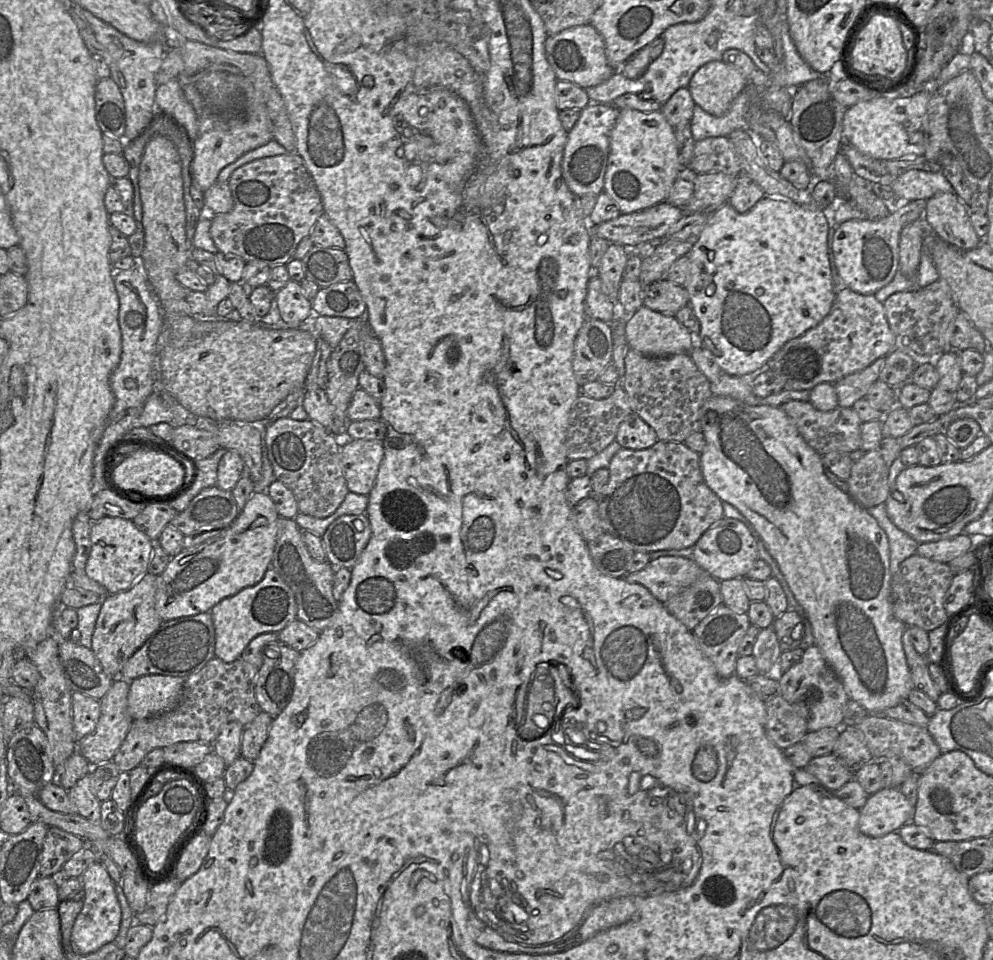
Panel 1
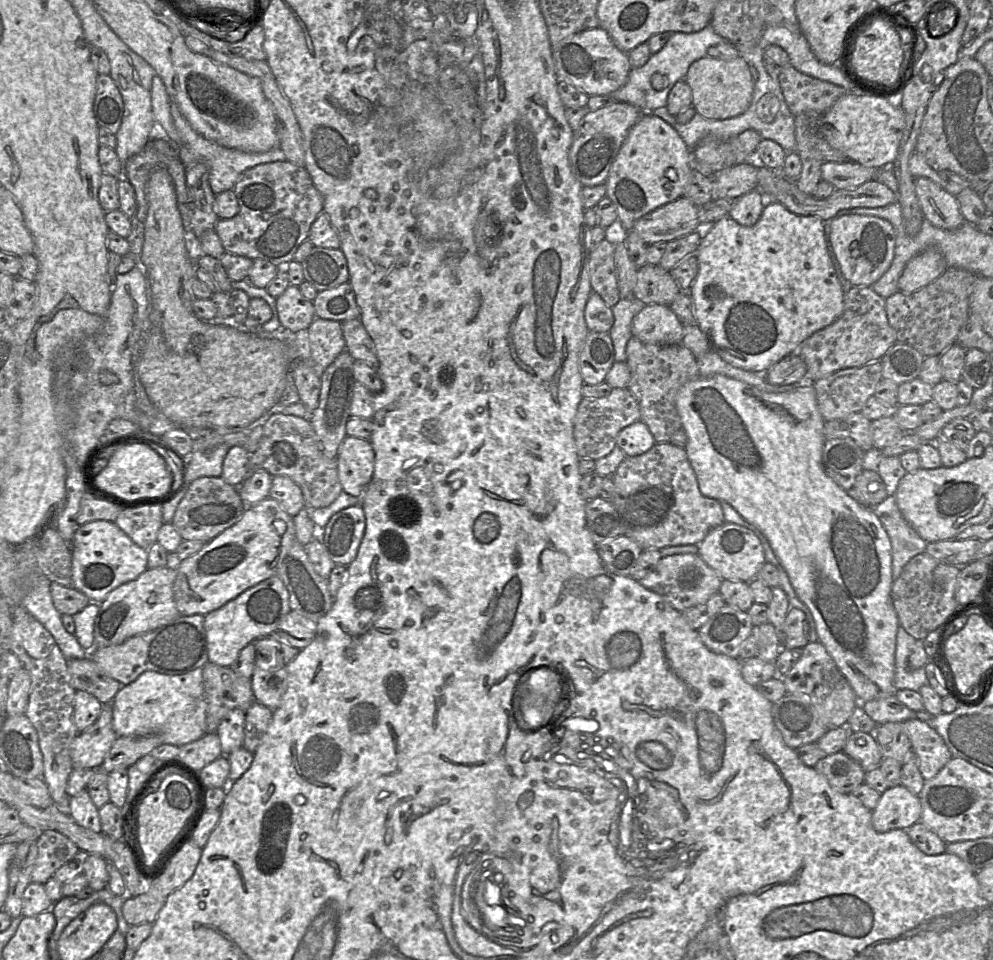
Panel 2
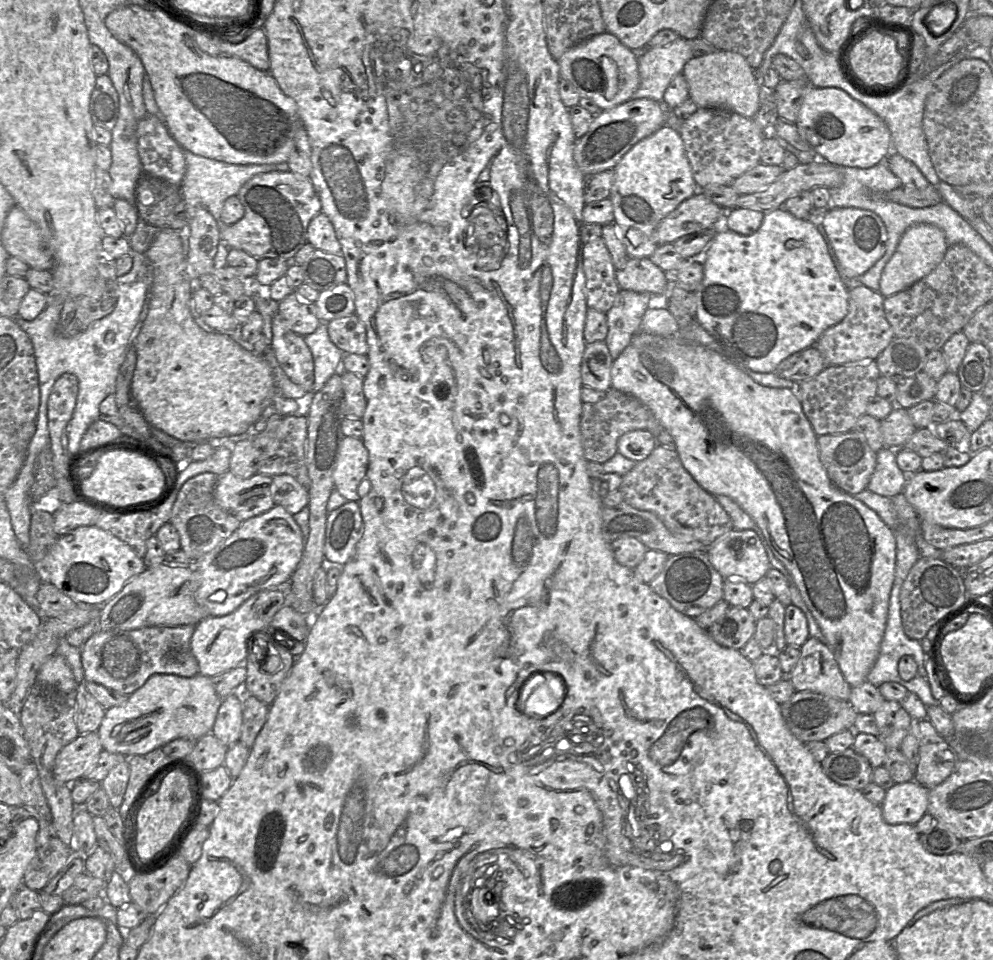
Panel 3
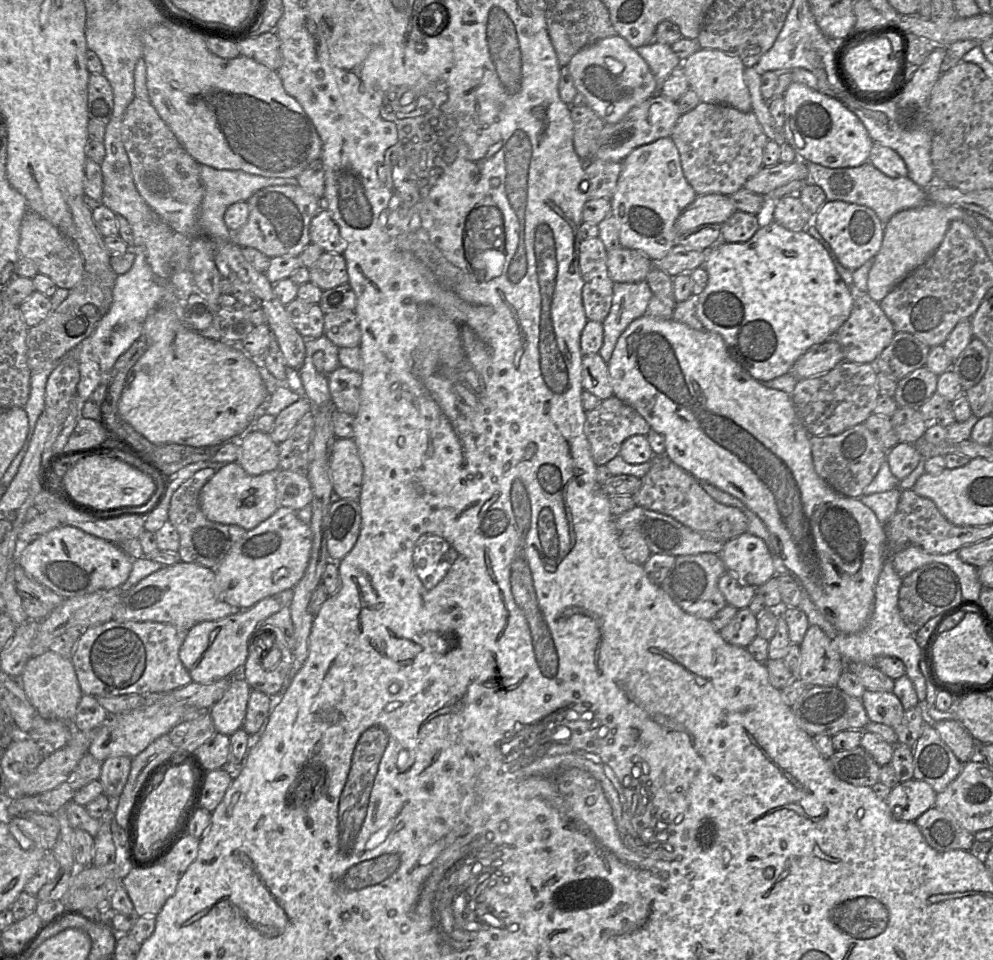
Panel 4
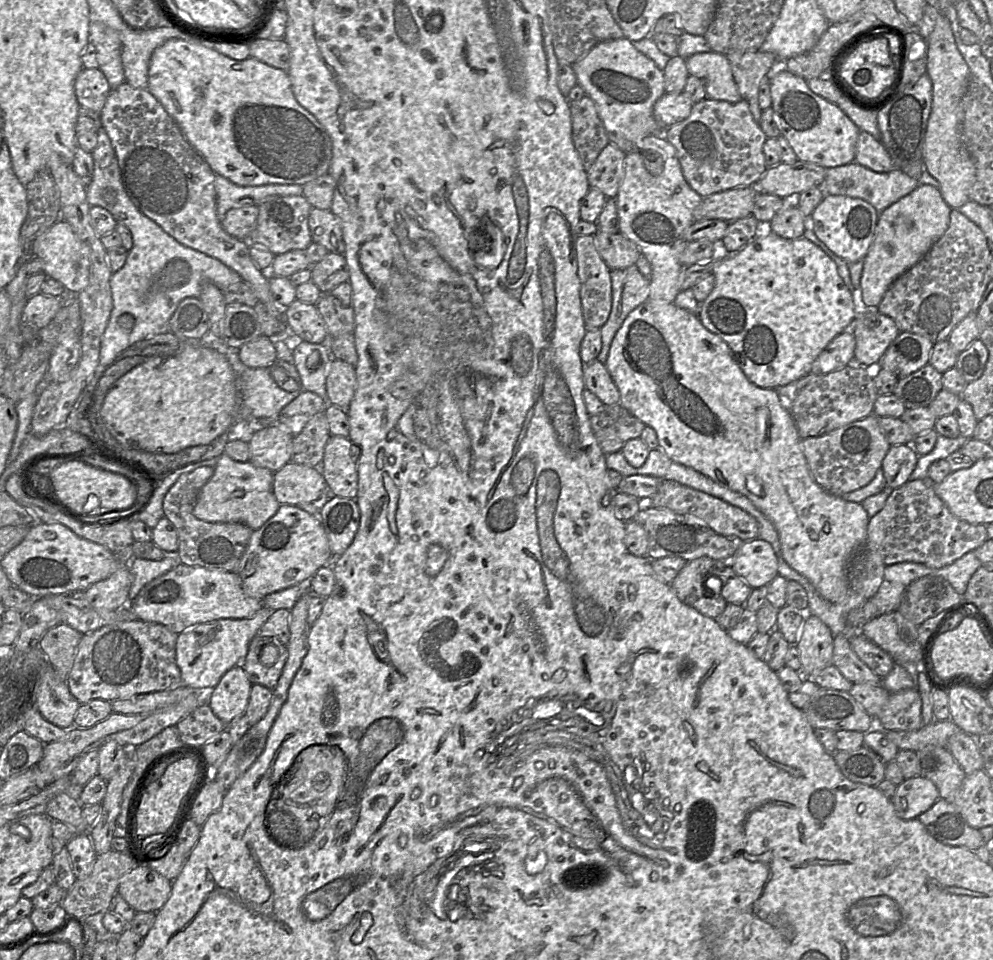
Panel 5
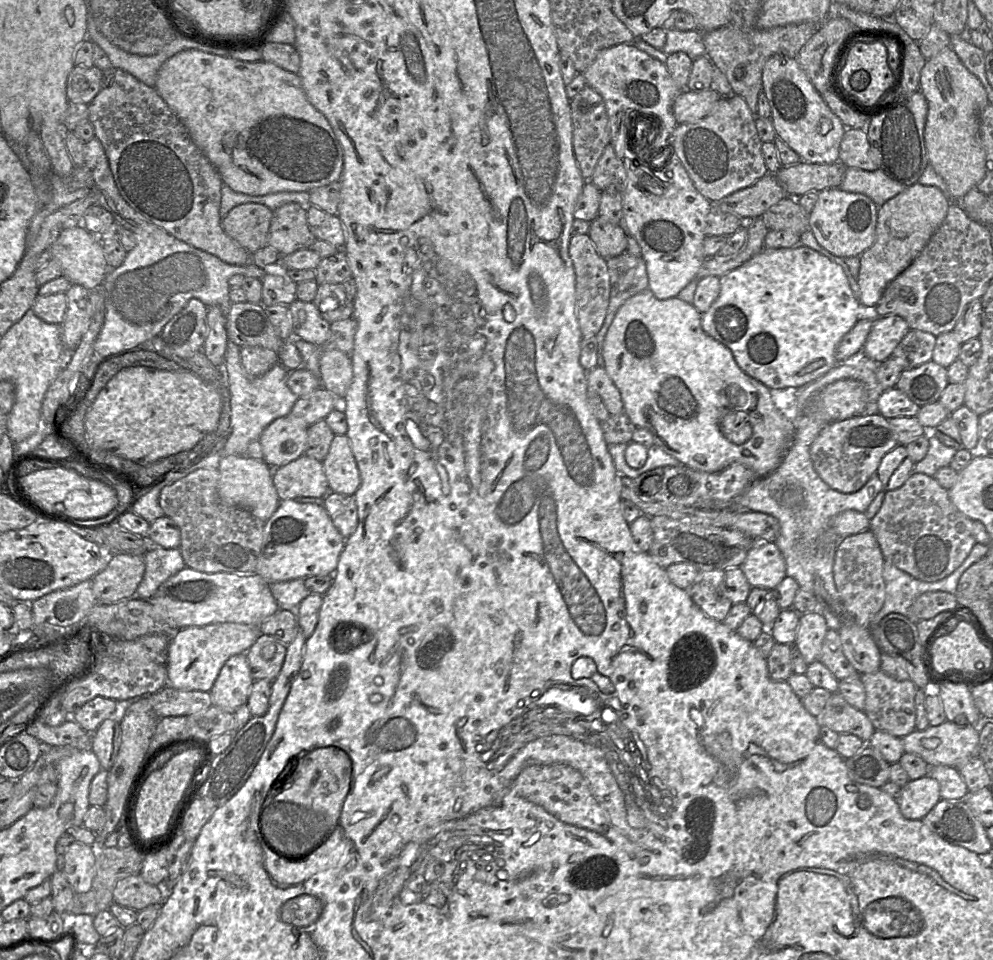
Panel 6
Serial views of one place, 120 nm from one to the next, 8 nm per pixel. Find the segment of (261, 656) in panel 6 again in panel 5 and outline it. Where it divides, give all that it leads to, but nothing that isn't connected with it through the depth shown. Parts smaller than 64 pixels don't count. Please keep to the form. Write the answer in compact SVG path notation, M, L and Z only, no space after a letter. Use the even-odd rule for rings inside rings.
M259 630L248 646L242 667L252 684L261 684L273 690L287 657L287 645L284 645L273 632ZM276 656L278 658L274 661Z

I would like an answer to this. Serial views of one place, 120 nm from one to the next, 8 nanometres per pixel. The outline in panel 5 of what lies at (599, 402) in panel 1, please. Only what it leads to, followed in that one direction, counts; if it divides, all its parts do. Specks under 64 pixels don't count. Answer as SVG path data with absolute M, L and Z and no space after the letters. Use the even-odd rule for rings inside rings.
M620 404L604 405L601 412L590 416L590 422L598 445L605 455L621 451L627 441L640 438L643 429L646 427L643 422L633 416Z

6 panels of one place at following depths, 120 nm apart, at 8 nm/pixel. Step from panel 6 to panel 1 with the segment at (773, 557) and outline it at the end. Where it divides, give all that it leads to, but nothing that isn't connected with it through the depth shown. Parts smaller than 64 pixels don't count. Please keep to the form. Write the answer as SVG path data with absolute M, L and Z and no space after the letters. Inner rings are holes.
M723 517L698 539L693 546L691 558L703 571L718 581L743 579L758 559L757 544L742 522Z

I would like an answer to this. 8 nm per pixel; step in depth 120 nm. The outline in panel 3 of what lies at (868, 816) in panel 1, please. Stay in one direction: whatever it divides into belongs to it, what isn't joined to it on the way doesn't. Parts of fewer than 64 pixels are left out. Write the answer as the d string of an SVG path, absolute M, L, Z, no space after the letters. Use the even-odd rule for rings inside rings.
M914 781L894 784L886 791L881 804L882 816L888 824L915 825L926 813L929 790Z

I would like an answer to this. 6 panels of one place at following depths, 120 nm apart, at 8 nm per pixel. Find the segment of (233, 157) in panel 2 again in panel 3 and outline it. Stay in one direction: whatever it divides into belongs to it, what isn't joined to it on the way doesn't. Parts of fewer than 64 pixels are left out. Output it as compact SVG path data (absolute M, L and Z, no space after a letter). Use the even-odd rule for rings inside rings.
M185 151L185 158L186 158L187 170L184 180L182 182L181 190L186 205L186 211L188 213L188 224L190 224L190 220L193 218L194 212L198 208L206 208L219 223L221 229L224 225L221 220L221 215L226 200L231 196L237 196L241 188L250 179L252 179L254 176L258 174L290 171L288 163L264 164L264 165L234 165L198 156L189 151Z

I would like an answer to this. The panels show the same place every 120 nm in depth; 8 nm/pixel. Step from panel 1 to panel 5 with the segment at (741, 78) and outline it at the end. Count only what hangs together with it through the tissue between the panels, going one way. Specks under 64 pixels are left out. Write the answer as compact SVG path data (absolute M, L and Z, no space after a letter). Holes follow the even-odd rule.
M712 50L696 53L686 59L686 67L689 75L704 80L706 98L731 103L742 99L726 55Z

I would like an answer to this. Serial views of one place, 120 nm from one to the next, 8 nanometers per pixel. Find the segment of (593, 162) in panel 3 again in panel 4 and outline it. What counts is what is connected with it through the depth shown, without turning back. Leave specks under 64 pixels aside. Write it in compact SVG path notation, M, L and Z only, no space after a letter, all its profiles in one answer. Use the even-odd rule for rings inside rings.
M660 93L633 107L624 118L615 124L605 124L595 145L592 159L623 162L635 148L649 144L659 138L669 137L681 113L678 103Z

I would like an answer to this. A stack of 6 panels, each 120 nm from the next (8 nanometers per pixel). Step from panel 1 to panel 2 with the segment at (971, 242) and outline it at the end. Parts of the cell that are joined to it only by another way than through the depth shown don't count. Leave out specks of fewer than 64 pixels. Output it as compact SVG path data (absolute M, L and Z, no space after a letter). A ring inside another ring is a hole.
M926 177L914 179L914 186L924 217L931 224L941 229L954 230L965 223L956 196Z

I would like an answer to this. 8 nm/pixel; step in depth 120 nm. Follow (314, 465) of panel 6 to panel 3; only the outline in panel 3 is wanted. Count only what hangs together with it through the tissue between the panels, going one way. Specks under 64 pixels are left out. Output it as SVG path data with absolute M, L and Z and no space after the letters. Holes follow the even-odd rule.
M280 474L273 477L273 499L276 505L283 506L290 514L294 515L308 506L308 490L301 485L293 476Z

